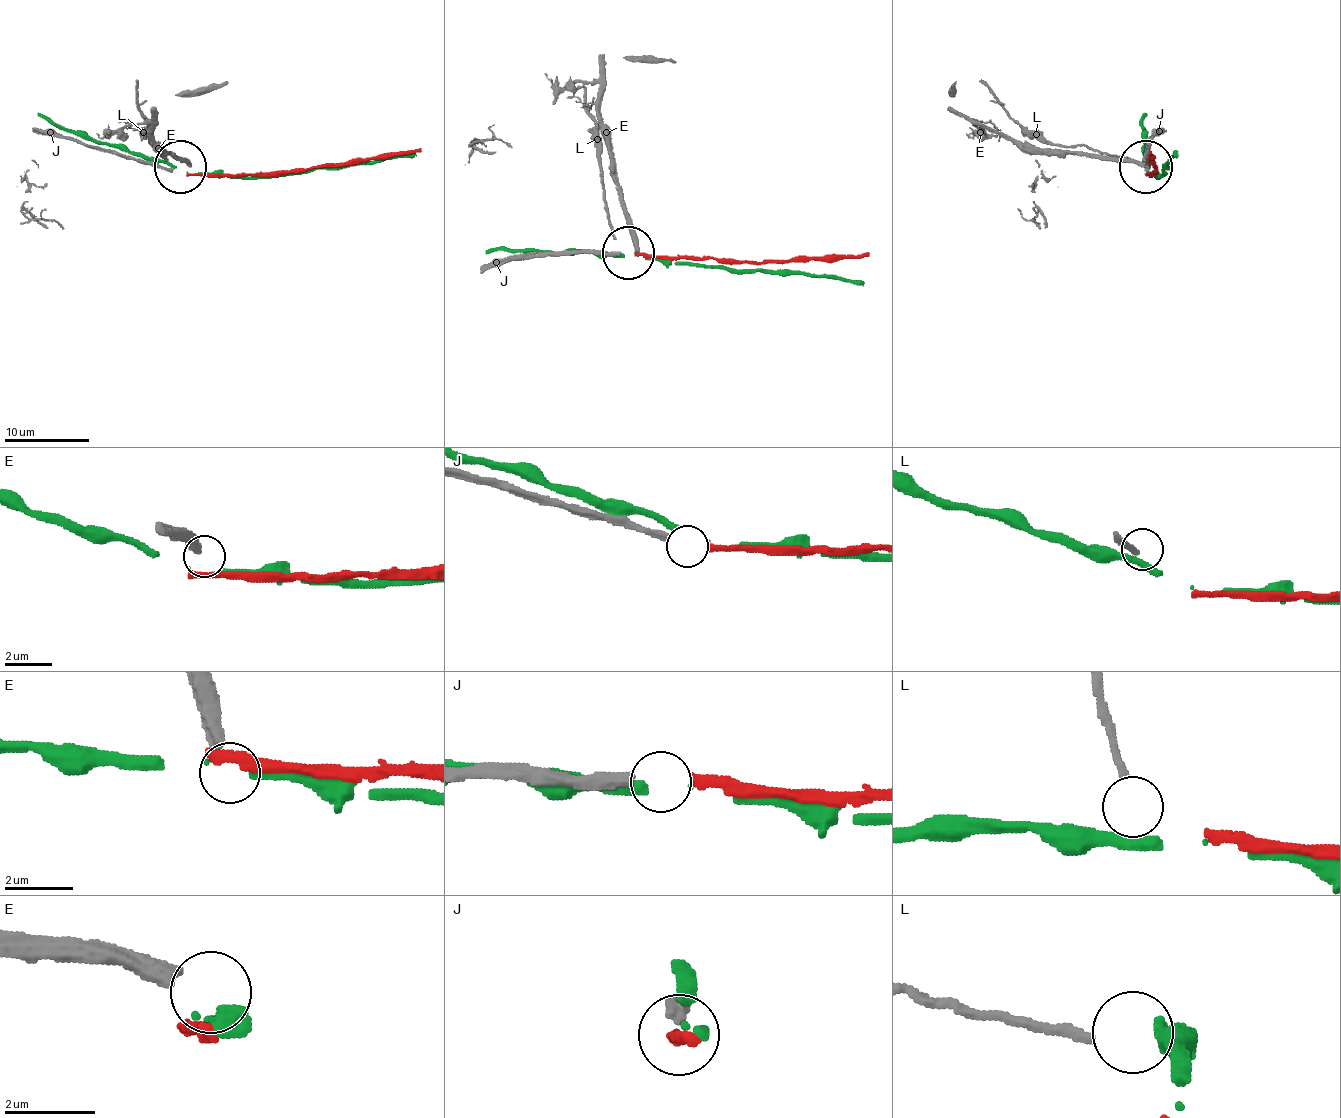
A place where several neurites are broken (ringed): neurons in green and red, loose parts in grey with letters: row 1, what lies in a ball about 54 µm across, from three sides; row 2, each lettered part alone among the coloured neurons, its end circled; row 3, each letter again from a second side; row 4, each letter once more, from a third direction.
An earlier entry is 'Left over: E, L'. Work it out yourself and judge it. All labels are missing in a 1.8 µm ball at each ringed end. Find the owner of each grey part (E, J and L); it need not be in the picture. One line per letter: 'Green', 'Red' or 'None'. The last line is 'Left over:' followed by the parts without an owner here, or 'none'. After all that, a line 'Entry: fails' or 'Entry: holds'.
E: None
J: Red
L: None
Left over: E, L
Entry: holds

